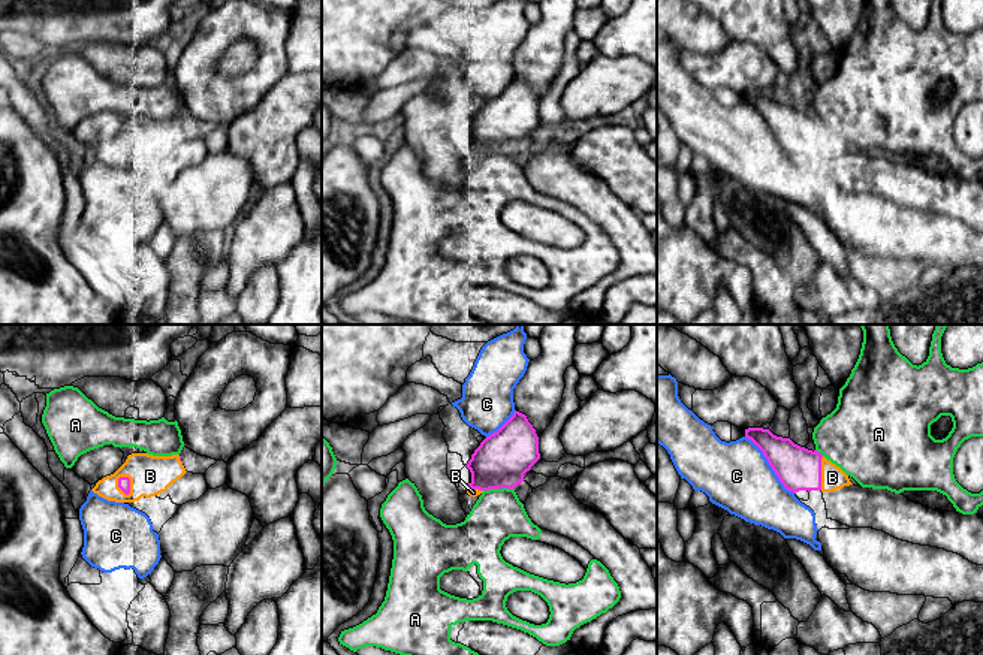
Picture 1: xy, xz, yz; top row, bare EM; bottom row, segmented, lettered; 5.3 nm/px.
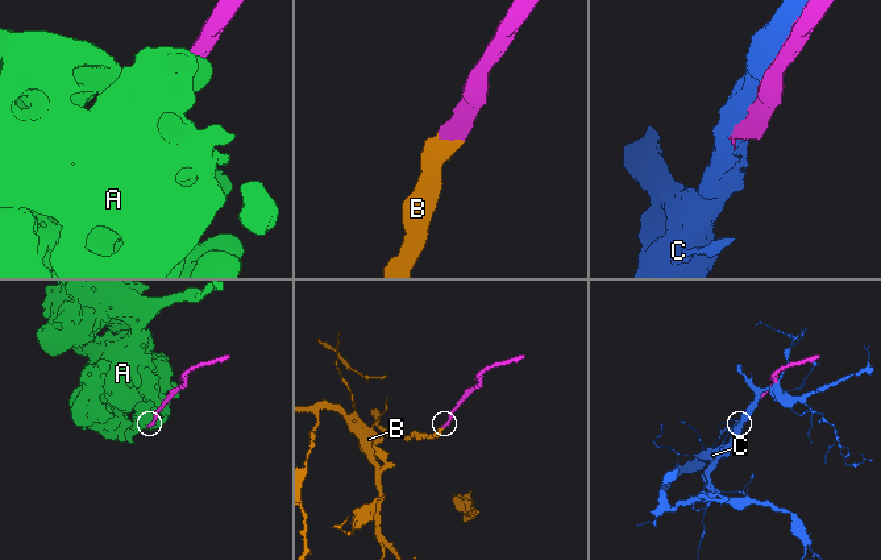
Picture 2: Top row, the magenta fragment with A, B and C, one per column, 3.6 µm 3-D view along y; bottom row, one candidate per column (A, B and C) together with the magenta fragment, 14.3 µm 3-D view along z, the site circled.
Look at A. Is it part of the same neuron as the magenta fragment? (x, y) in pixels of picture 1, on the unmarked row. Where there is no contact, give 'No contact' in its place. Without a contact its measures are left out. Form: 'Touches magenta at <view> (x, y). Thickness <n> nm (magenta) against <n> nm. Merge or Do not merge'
Touches magenta at xz (498, 153). Thickness 280 nm (magenta) against 280 nm. Do not merge

